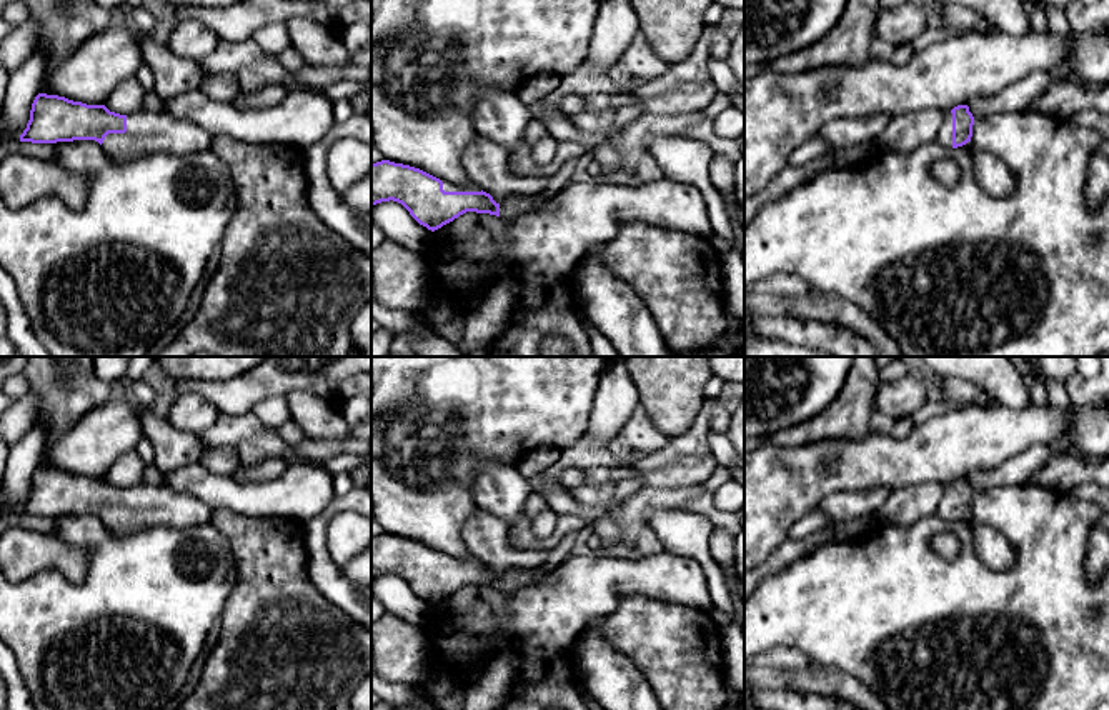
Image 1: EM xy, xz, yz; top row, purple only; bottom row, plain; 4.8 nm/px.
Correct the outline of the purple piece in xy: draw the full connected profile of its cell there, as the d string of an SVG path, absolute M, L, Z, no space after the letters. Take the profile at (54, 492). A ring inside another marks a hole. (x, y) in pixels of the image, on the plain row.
M38 467L20 515L57 517L95 513L117 535L153 525L186 528L210 525L213 508L200 498L165 487L138 483L128 488L105 478L87 478L58 468Z

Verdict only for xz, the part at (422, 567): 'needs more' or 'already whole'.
needs more

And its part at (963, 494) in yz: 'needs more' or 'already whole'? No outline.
needs more

